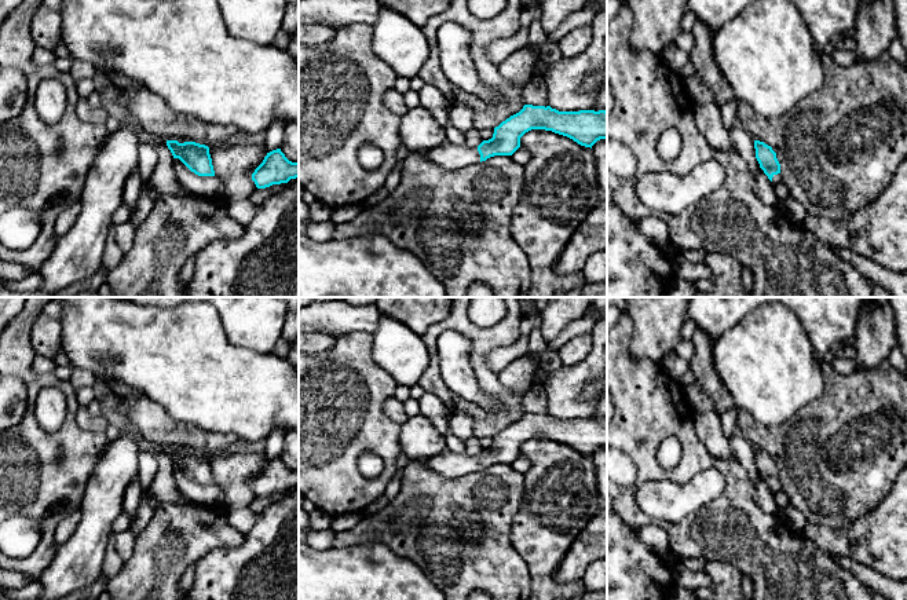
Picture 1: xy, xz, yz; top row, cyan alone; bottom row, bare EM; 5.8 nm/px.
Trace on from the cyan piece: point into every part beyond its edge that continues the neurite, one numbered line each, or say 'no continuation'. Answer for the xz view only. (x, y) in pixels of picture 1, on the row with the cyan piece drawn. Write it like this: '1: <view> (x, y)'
1: xz (454, 157)

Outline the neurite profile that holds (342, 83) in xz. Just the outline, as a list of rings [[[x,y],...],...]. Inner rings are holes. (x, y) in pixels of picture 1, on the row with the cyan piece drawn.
[[[351,23],[336,29],[334,37],[322,45],[299,43],[299,186],[332,209],[362,204],[384,187],[398,164],[396,151],[402,144],[401,116],[392,113],[383,99],[394,88],[398,74],[374,55],[372,33],[369,25]],[[365,144],[381,149],[385,156],[384,164],[374,171],[363,169],[358,160],[358,151]]]

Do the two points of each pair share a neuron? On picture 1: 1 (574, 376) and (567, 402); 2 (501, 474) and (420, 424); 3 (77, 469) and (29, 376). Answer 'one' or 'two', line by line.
1: one
2: two
3: one

